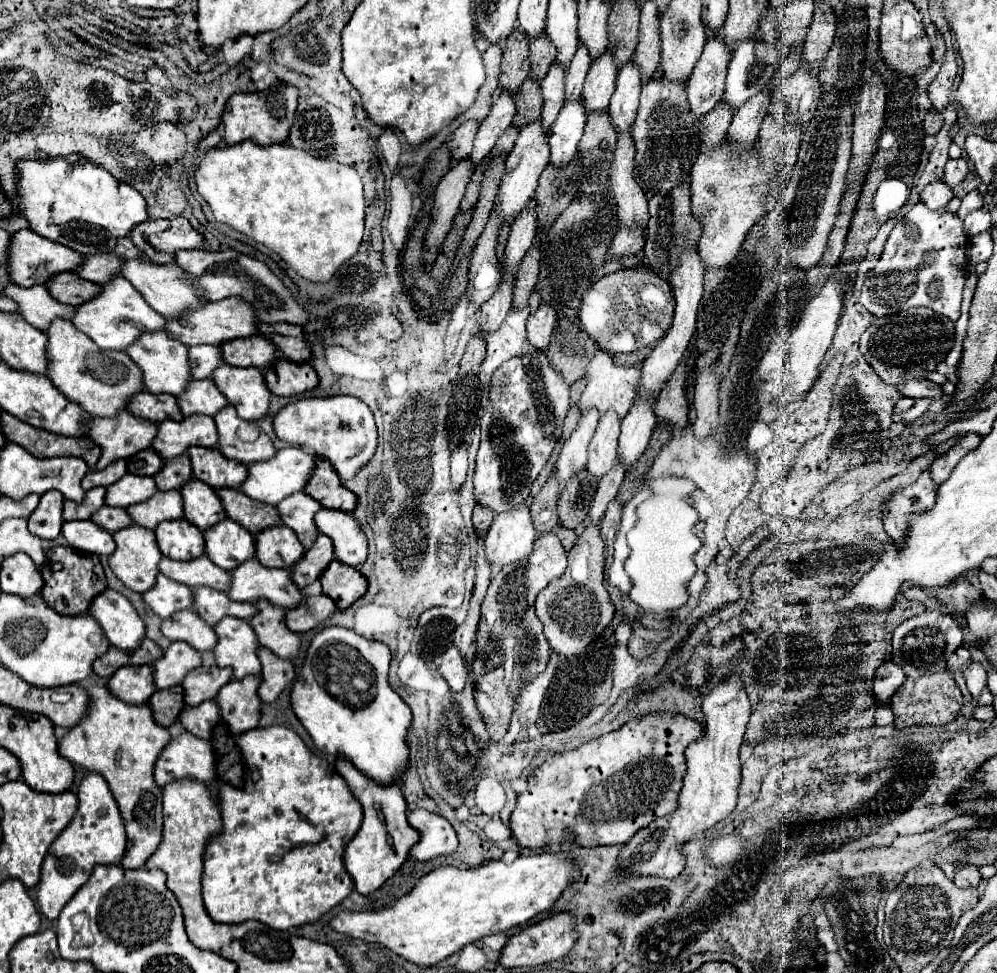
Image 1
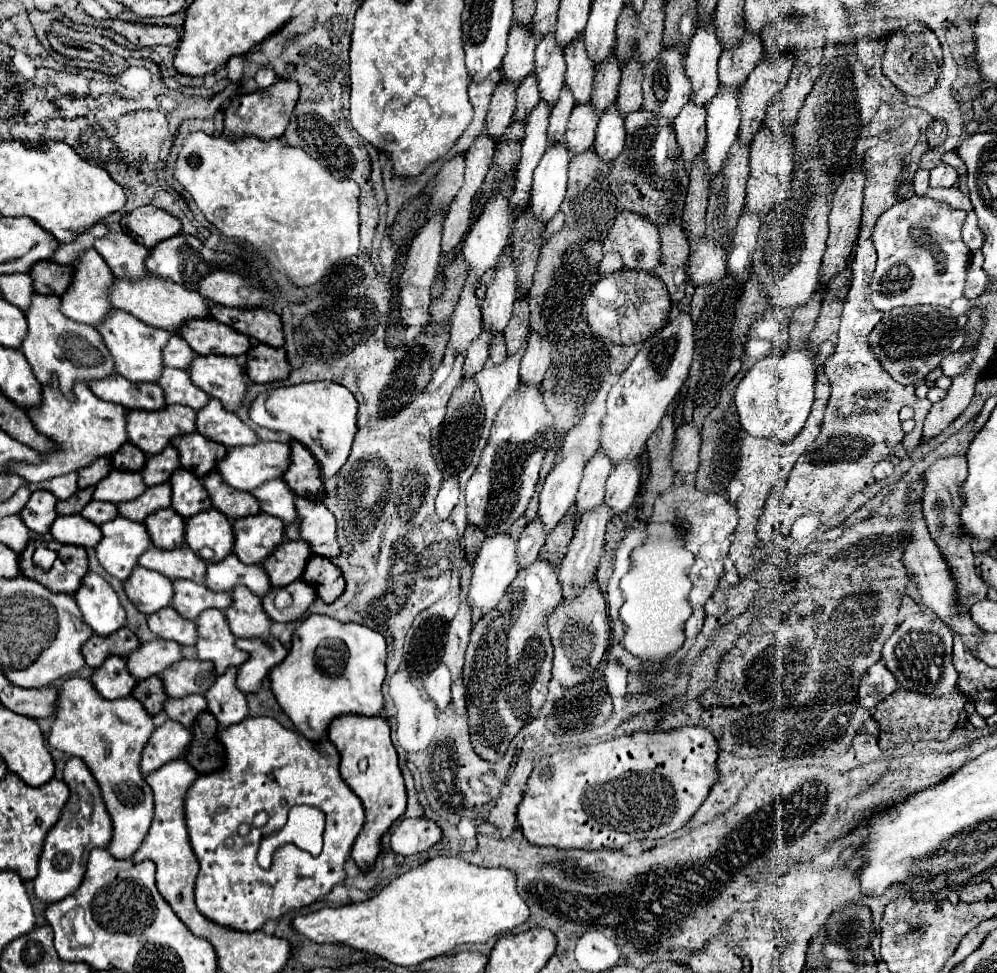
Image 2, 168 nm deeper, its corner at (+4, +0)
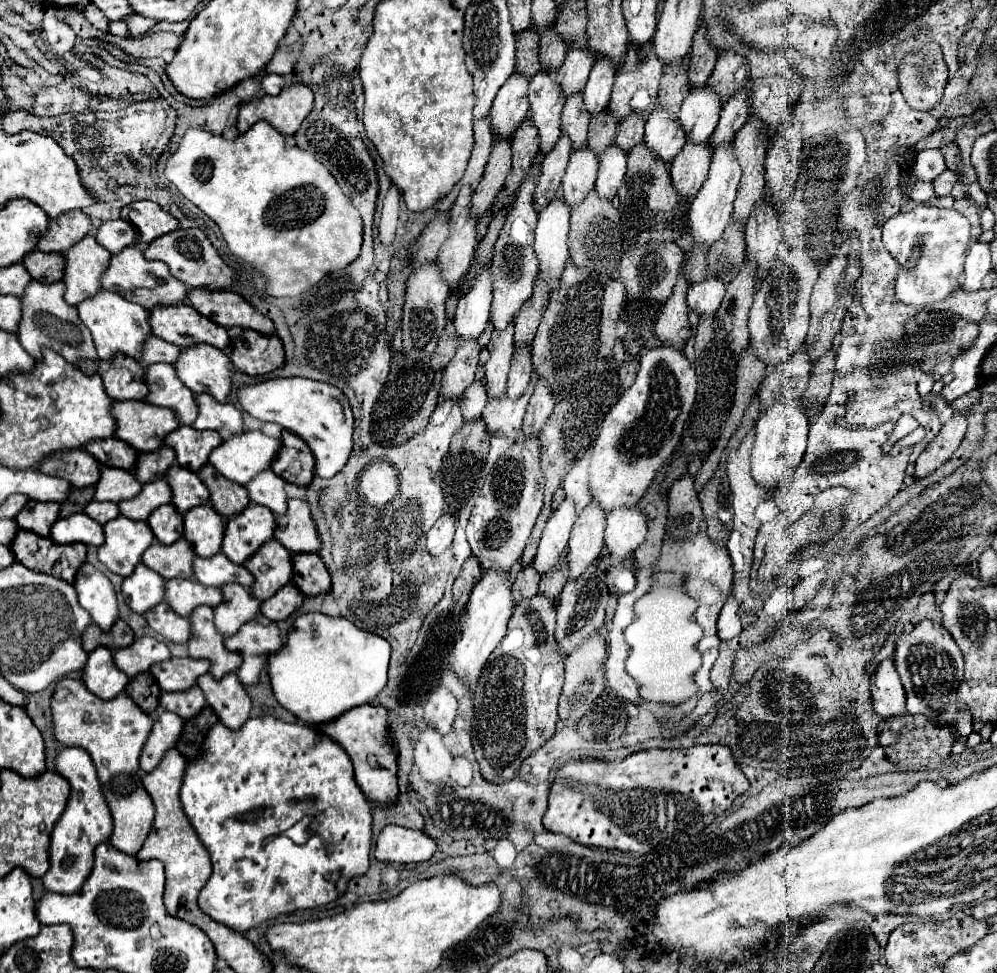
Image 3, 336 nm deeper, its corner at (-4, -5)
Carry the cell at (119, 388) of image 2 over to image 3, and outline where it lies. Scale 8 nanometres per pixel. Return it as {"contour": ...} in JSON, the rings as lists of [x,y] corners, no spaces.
{"contour":[[[113,357],[115,361],[79,361],[83,373],[99,373],[107,395],[113,401],[143,399],[147,395],[145,375],[139,361],[133,357]]]}

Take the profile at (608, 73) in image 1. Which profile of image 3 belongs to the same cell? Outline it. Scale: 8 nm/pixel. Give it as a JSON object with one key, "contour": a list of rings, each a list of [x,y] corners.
{"contour":[[[589,149],[571,153],[567,171],[561,181],[561,199],[569,209],[577,207],[595,185],[599,159]]]}

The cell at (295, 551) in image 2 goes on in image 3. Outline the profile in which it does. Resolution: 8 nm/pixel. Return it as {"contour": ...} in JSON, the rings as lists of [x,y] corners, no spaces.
{"contour":[[[277,539],[267,541],[253,557],[249,557],[245,569],[255,577],[255,583],[249,589],[251,595],[265,601],[291,581],[291,553]]]}

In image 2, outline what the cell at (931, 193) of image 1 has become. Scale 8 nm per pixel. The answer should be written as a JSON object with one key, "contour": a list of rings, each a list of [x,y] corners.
{"contour":[[[917,170],[913,178],[913,192],[917,196],[925,196],[929,190],[929,172],[927,170]]]}

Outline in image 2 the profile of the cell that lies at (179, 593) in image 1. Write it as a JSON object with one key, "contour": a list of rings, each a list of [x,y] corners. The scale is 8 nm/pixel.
{"contour":[[[137,566],[125,582],[125,592],[139,612],[153,614],[171,604],[173,582],[155,570]]]}

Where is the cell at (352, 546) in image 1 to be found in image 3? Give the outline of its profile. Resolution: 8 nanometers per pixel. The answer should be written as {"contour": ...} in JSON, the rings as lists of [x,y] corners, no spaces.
{"contour":[[[289,499],[287,513],[275,517],[275,521],[275,539],[281,541],[291,553],[317,553],[321,547],[309,505],[305,501]]]}

